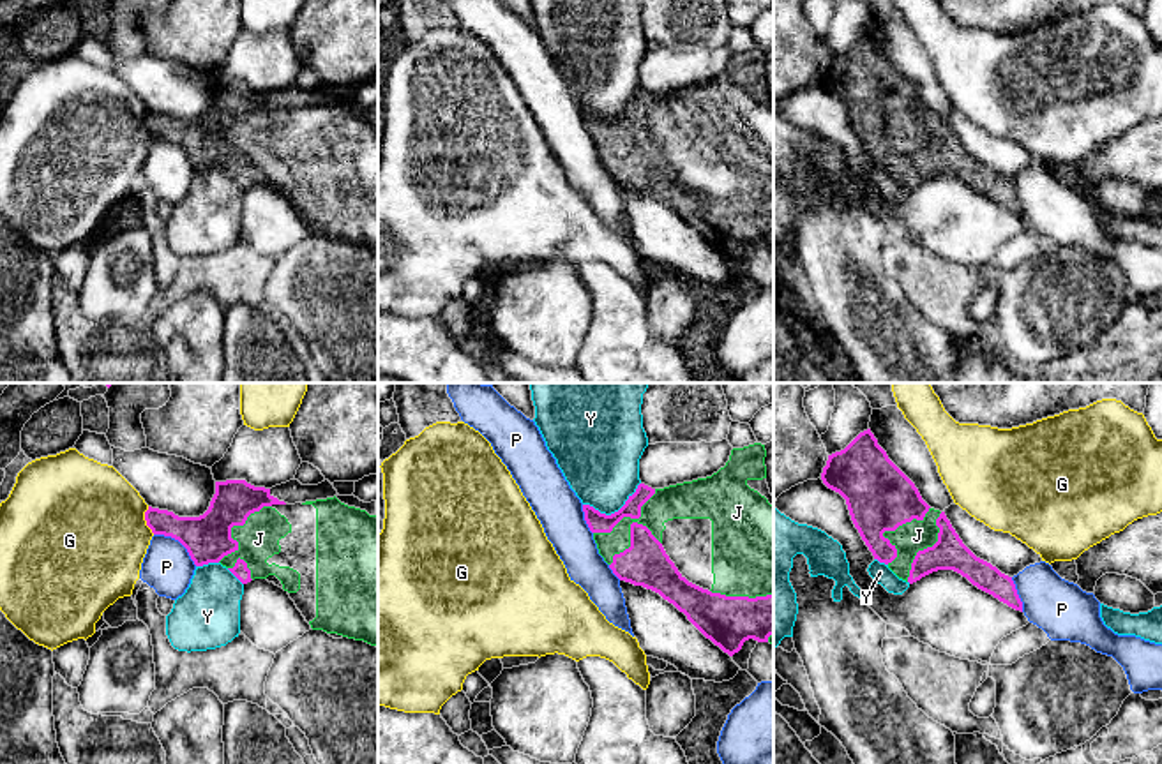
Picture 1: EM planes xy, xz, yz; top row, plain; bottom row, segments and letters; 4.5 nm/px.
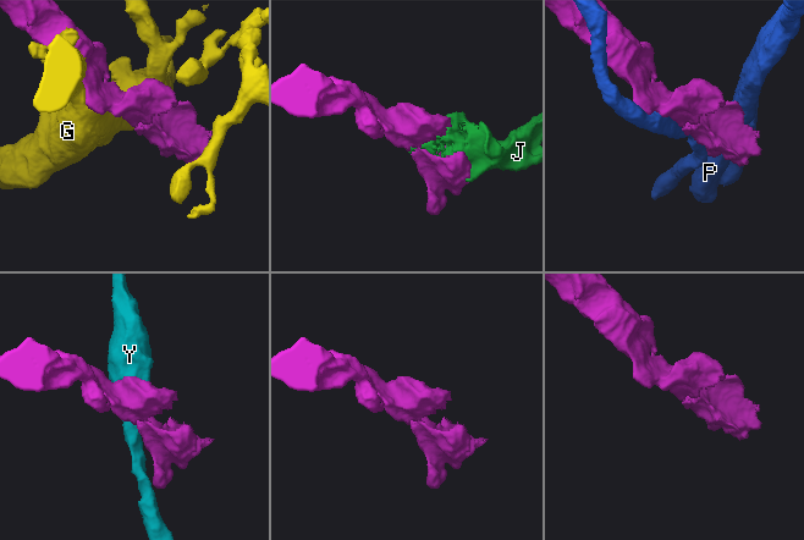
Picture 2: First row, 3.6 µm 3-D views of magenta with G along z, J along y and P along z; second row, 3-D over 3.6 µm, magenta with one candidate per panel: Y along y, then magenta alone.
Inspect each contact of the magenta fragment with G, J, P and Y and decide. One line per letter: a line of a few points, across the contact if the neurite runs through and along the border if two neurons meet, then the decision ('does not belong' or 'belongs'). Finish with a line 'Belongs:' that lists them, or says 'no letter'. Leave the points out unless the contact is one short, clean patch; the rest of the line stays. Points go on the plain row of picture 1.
G: does not belong
J: belongs
P: does not belong
Y: does not belong
Belongs: J

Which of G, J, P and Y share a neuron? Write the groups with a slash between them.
G / J / P / Y

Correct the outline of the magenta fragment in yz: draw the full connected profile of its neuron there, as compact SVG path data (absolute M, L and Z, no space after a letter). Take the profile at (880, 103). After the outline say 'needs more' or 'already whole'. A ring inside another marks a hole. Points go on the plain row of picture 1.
M871 34L860 37L844 55L828 60L823 88L839 97L851 125L874 164L885 168L899 184L913 189L938 175L954 175L978 194L1022 217L1012 182L977 162L959 143L945 116L931 113L915 88L888 64Z | needs more

